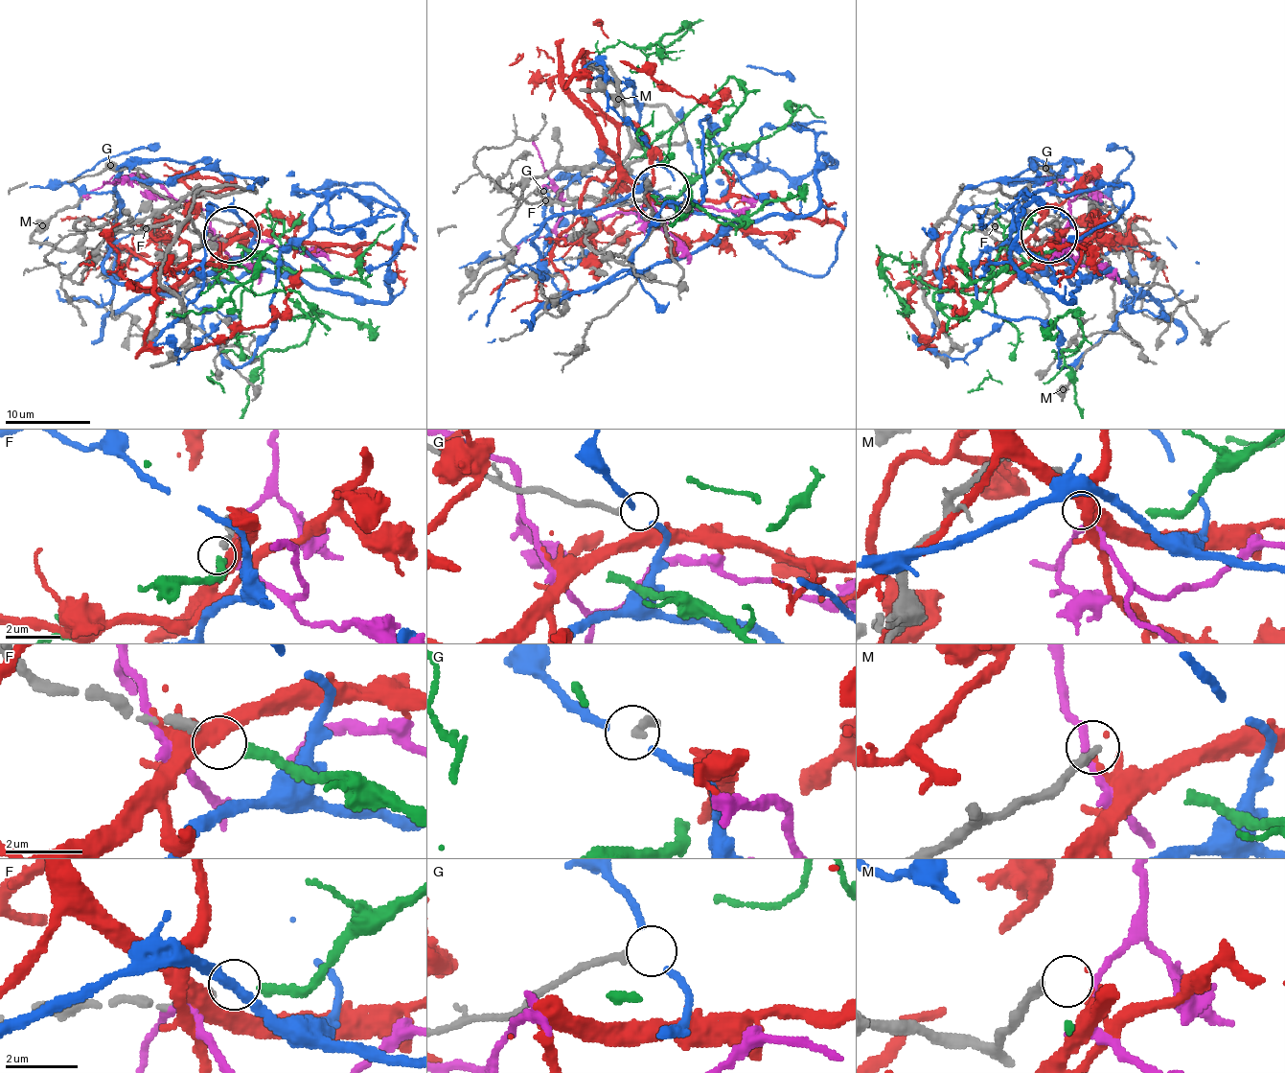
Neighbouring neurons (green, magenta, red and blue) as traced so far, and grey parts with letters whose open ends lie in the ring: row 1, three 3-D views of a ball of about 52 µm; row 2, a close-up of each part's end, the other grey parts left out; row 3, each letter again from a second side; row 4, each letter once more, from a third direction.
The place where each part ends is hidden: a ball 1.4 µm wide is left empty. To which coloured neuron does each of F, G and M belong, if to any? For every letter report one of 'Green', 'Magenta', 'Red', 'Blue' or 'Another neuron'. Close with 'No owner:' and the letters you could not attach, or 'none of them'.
F: Green
G: Another neuron
M: Another neuron
No owner: G, M

